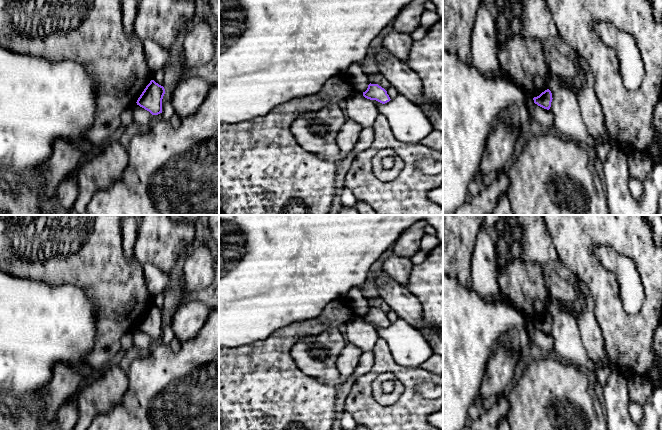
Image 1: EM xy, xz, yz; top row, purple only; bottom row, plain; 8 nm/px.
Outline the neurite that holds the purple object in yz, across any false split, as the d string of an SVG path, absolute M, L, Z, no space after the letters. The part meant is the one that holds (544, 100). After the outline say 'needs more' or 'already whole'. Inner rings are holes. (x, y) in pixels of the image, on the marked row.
M549 89L542 92L539 96L533 98L535 104L547 110L549 110L551 107L552 99L552 93Z; already whole

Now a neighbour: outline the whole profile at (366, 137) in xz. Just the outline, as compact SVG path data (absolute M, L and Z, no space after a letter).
M372 127L363 128L357 143L352 150L352 153L356 156L362 151L368 149L372 145L373 140L374 140L373 128Z

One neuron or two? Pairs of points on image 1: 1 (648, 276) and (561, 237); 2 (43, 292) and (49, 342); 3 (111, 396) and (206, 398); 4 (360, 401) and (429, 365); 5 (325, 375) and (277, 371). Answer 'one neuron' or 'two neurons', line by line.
1: one neuron
2: one neuron
3: two neurons
4: two neurons
5: two neurons

